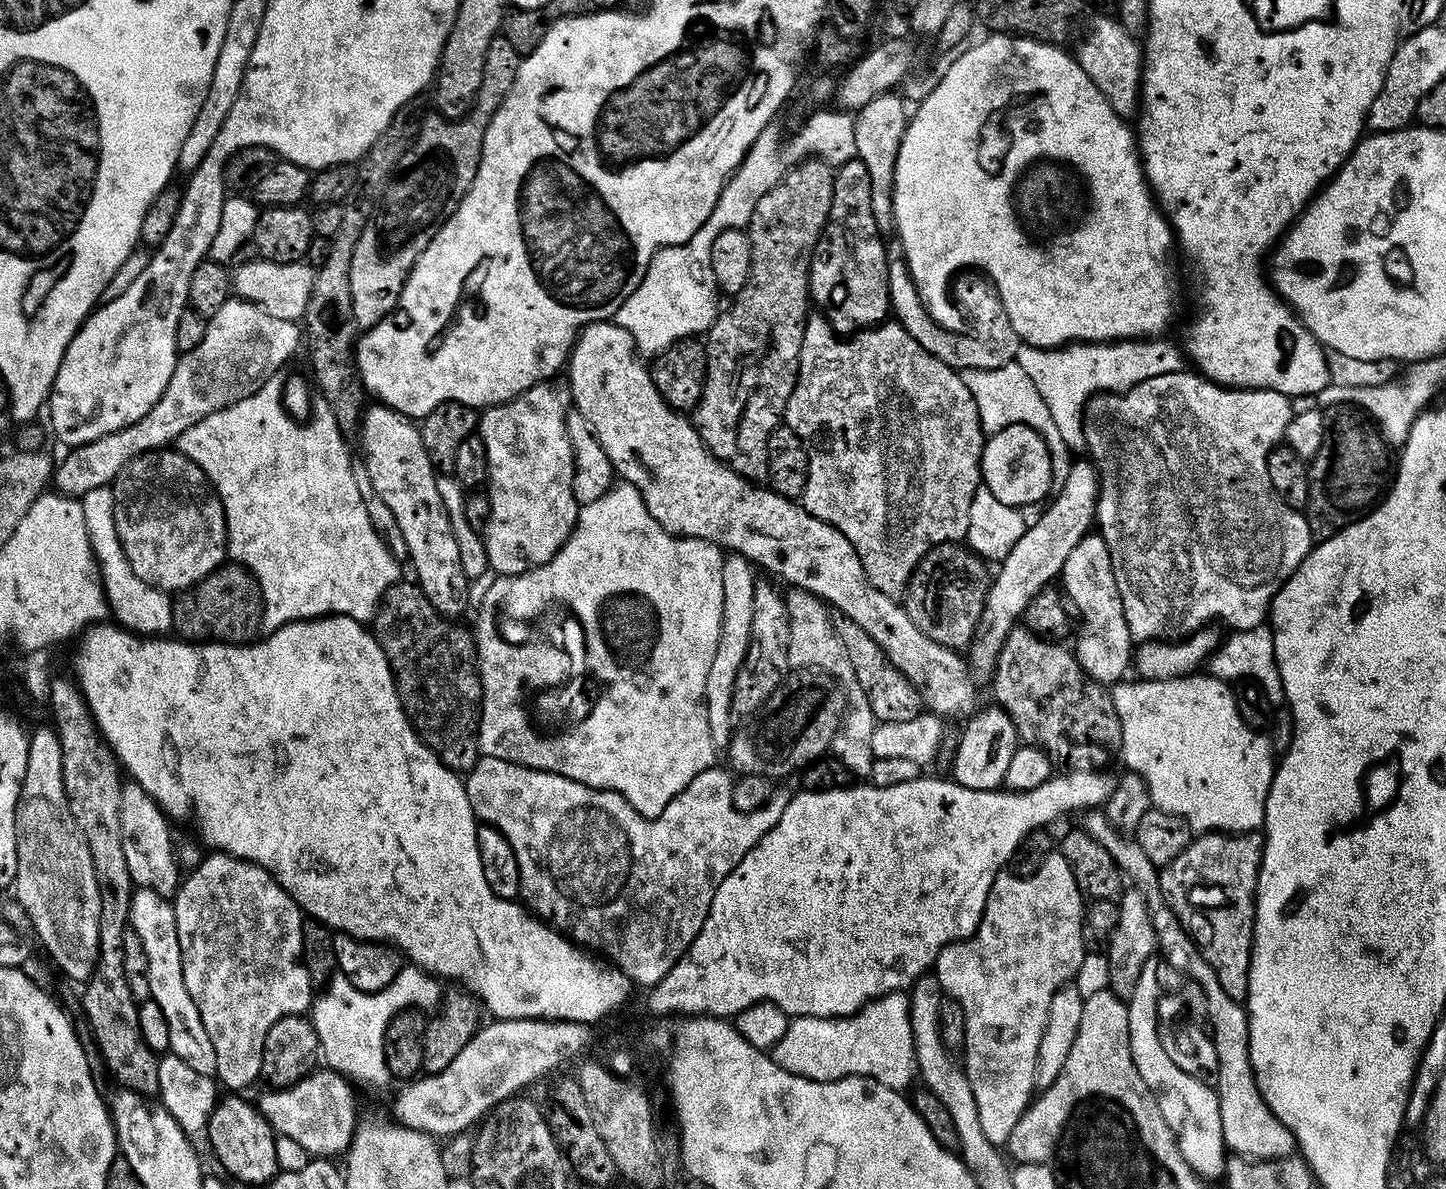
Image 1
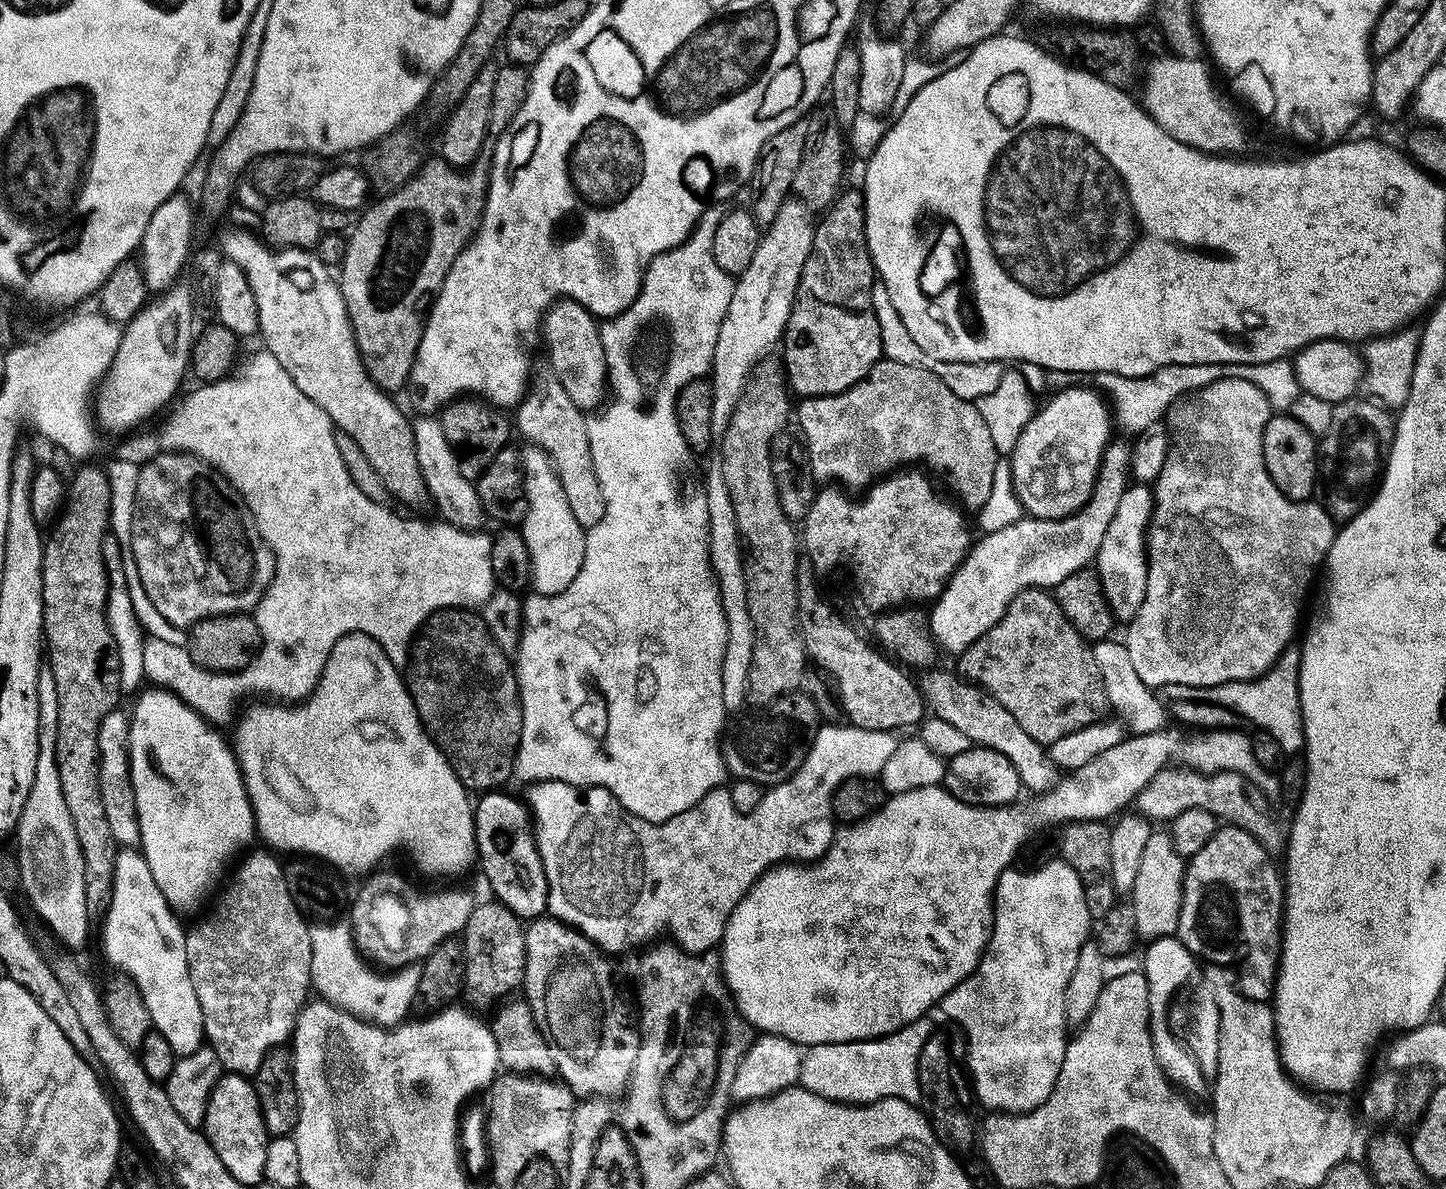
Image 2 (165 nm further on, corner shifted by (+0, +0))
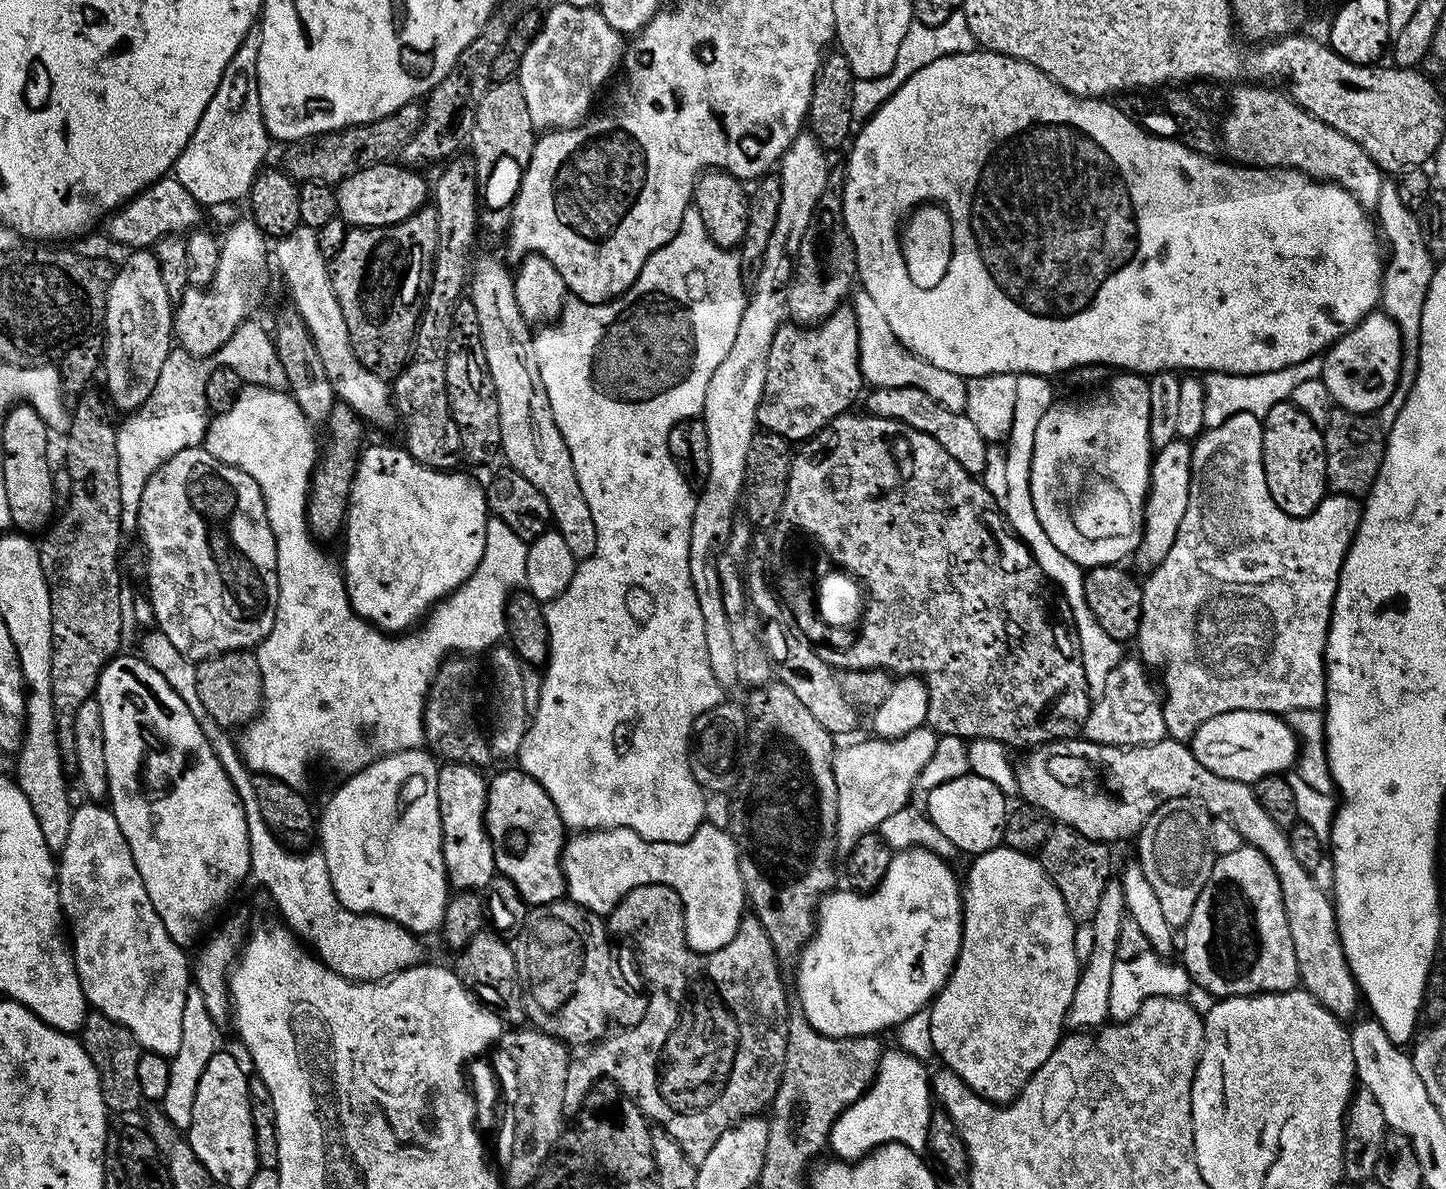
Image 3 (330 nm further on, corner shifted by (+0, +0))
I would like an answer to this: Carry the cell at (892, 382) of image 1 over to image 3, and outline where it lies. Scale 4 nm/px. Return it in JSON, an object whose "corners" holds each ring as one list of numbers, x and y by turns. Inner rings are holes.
{"corners":[[872,388,869,393,867,411,871,415,894,418,898,422,914,426,914,430,930,434,946,450,946,454,950,454,950,458,958,461,966,471,983,473,988,444,982,434,978,434,978,426,974,426,974,422,970,422,970,418,963,412,946,410,917,388]]}

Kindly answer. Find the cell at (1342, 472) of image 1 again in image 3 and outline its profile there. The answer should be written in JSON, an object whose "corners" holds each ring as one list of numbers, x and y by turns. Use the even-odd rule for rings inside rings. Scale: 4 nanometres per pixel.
{"corners":[[1342,407,1332,411,1330,422,1322,431,1326,446,1326,474,1329,489,1341,496,1367,497,1384,461,1386,432,1379,427,1371,415,1348,412]]}

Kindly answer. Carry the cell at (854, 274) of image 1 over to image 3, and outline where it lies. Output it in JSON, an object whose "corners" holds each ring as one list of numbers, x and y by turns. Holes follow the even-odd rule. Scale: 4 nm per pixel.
{"corners":[[851,306,834,309,815,326,785,322,770,342,770,358,766,362,766,386,756,415,757,425,765,432,785,436,790,442,803,442,823,430,835,416,842,416,853,407,866,381,860,369,860,339,856,311]]}

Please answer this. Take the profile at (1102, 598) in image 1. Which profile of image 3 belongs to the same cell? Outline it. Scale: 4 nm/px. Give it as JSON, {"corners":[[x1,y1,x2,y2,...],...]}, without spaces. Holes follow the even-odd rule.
{"corners":[[1179,438,1166,442,1166,446,1155,449,1148,483,1148,499,1144,501,1144,533,1136,547,1134,561,1144,574,1157,568,1170,554,1170,546,1178,538,1186,506,1190,502,1190,478,1192,477,1192,444]]}

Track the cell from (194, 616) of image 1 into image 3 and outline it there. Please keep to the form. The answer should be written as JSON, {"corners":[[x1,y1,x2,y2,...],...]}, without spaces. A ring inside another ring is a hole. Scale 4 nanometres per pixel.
{"corners":[[252,650,223,652,221,656,211,656,196,664,198,698,206,706,208,716,214,718,226,730,239,729,255,719,264,702,262,670]]}

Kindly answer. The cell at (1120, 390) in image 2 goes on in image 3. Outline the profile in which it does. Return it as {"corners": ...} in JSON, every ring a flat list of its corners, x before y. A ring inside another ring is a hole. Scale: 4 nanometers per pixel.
{"corners":[[1311,356,1302,362,1298,362,1294,366,1286,366,1277,372,1263,372,1262,374,1254,374,1253,376,1235,376,1229,372,1209,372,1203,377,1204,426,1205,428,1220,426,1222,422,1226,422,1226,418,1230,418,1239,412,1249,412,1250,414,1263,418,1263,416,1266,415,1275,404,1285,403,1285,401,1291,397,1292,391,1294,391,1301,382,1320,379,1320,371,1323,368,1323,359,1321,359,1320,356]]}

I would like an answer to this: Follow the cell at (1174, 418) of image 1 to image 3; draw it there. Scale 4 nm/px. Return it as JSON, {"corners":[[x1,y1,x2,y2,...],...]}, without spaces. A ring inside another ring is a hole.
{"corners":[[1239,412,1230,418,1226,418,1226,422,1222,422,1220,426,1213,428,1205,428,1199,436,1196,437,1192,444,1192,477,1190,478,1190,502,1186,506,1186,514,1182,518,1182,526,1178,530,1178,538,1174,542,1174,546,1170,546,1170,554,1166,554,1166,558,1162,558,1162,562,1157,568,1153,568,1147,573,1146,579,1143,581,1142,587,1142,618,1140,619,1140,629,1136,632,1134,641,1135,647,1140,647,1138,653,1139,659,1143,661,1149,669,1161,668,1164,671,1164,688,1162,684,1162,703,1164,705,1164,721,1166,722,1166,733,1171,739,1191,741,1194,730,1198,730,1198,726,1202,726,1202,722,1206,722,1206,718,1214,718,1214,714,1226,714,1230,710,1254,710,1255,712,1274,712,1277,714,1287,714,1294,710,1302,710,1303,708,1323,709,1324,703,1324,647,1328,641,1328,624,1332,621,1332,599,1336,593,1338,586,1338,578,1342,570,1342,562,1348,553,1348,547,1352,545,1352,539,1356,536,1356,527,1360,524,1361,505,1357,503,1351,496,1341,496,1339,494,1325,495,1324,500,1318,507,1309,514,1309,516,1291,516,1282,511,1274,502,1274,498,1270,498,1270,486,1266,486,1266,474,1262,466,1262,430,1264,429,1261,417,1250,414,1249,412]]}

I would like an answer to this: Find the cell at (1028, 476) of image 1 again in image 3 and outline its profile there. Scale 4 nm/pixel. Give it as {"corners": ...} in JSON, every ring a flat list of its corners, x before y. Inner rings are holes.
{"corners":[[1116,374,1105,388,1085,400,1052,403,1039,419,1030,465,1030,495,1047,537,1080,569,1120,564,1135,553,1144,533,1144,501,1154,449,1148,440,1150,386,1140,374]]}

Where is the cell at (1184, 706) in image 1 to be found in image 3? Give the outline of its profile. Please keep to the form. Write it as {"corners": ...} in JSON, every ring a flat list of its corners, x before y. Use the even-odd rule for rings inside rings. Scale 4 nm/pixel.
{"corners":[[1032,372,1019,373,1016,377,1017,397,1014,398,1014,419,1010,434,1004,444,1007,454,1006,458,1006,488,1007,498,1004,501,1005,519,1009,528,1032,552,1032,557,1042,567,1043,572,1059,590,1064,603,1071,611,1075,620,1076,636,1080,644,1083,666,1086,670,1087,682,1090,686,1103,685,1108,678,1108,671,1120,664,1123,659,1123,645,1121,641,1110,638,1110,634,1098,626,1097,619,1090,611,1086,603,1084,572,1070,558,1055,546,1054,542,1046,535,1035,513,1033,498,1030,495,1030,465,1033,461,1034,437,1038,430,1039,419,1052,403,1055,403,1056,396,1051,386,1049,377,1034,375]]}

